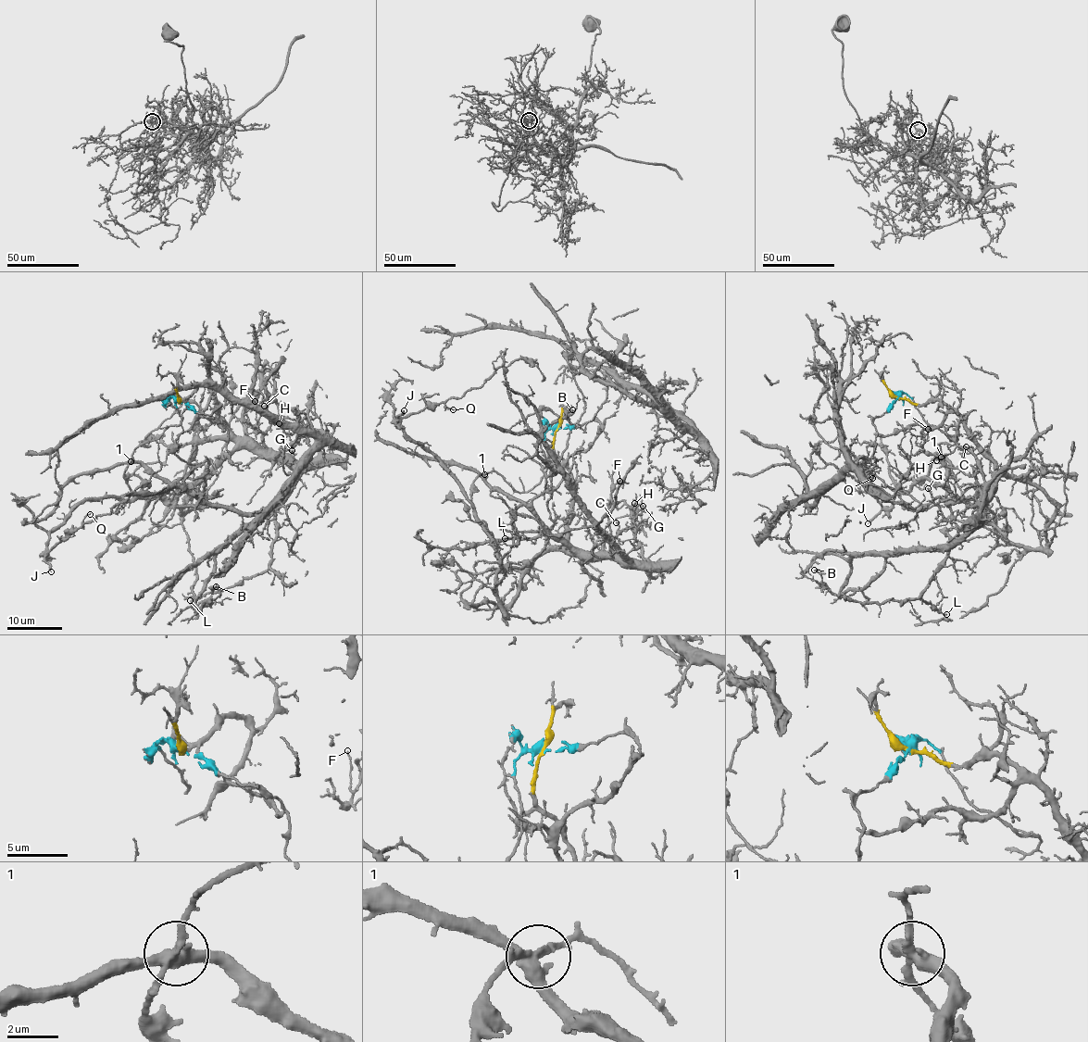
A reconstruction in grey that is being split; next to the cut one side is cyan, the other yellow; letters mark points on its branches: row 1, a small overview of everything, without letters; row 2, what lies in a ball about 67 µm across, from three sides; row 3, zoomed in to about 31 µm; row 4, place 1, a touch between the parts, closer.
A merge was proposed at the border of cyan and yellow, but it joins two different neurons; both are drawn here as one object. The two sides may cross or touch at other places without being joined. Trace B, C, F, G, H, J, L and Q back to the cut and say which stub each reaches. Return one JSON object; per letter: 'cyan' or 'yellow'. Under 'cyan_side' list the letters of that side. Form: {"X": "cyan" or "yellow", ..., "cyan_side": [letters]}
{"B": "yellow", "C": "yellow", "F": "yellow", "G": "yellow", "H": "yellow", "J": "cyan", "L": "yellow", "Q": "cyan", "cyan_side": ["J", "Q"]}

